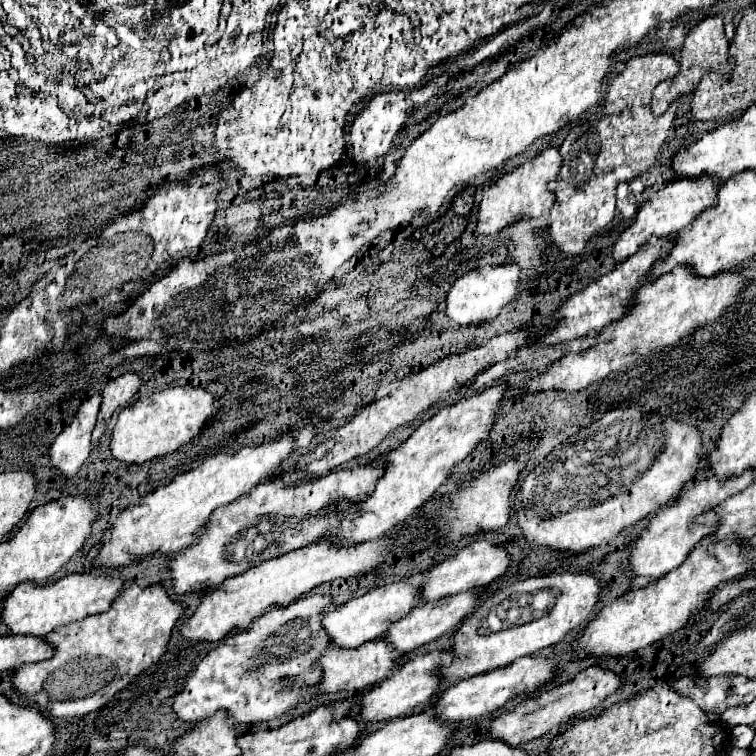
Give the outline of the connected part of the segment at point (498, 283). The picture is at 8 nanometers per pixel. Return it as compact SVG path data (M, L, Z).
M506 264L506 266L484 266L472 272L474 278L480 280L456 280L456 284L450 288L448 298L446 298L446 314L462 324L462 326L478 326L484 322L494 320L500 310L506 306L514 304L518 298L518 266L516 264Z

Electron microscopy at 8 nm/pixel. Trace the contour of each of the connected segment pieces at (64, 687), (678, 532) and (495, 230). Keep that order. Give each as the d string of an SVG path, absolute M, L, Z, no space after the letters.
M132 584L114 600L108 612L88 616L50 632L44 640L54 644L54 656L18 668L12 680L14 688L30 702L38 702L50 716L76 718L94 712L116 692L126 688L134 676L160 660L166 652L172 628L184 612L186 606L172 600L162 584L146 588Z
M748 468L746 472L742 472L740 476L728 476L724 482L718 480L716 476L704 478L700 482L696 482L690 490L686 490L678 500L674 500L672 504L668 504L666 508L662 508L646 526L646 530L642 530L634 550L630 552L630 564L636 570L638 576L650 576L650 578L662 578L668 572L672 572L674 568L678 568L686 556L692 552L692 548L708 534L718 530L718 522L712 526L704 526L698 524L696 518L714 508L716 504L720 504L722 500L726 500L732 494L738 494L742 490L746 490L750 484L754 482L754 468Z
M550 148L550 150L542 152L540 156L532 158L530 162L522 164L512 174L506 174L496 184L492 184L484 192L484 198L480 202L476 232L490 238L490 236L498 236L516 218L524 218L524 216L526 218L540 218L540 216L544 216L552 208L552 204L556 200L554 192L548 190L548 182L554 180L554 178L558 178L560 166L562 166L560 152L556 148Z

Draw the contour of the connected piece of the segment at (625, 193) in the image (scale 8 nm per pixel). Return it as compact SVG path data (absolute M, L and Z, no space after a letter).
M639 179L620 182L616 188L616 208L623 219L631 220L637 214L639 198L645 189Z

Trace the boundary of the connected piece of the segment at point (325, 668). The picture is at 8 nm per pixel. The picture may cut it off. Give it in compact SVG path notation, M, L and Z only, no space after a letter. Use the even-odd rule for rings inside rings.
M386 638L364 642L358 648L328 648L324 656L316 662L316 666L322 670L322 682L320 692L338 692L338 690L350 690L358 692L364 688L378 686L382 680L392 676L396 660L394 660L394 648Z

